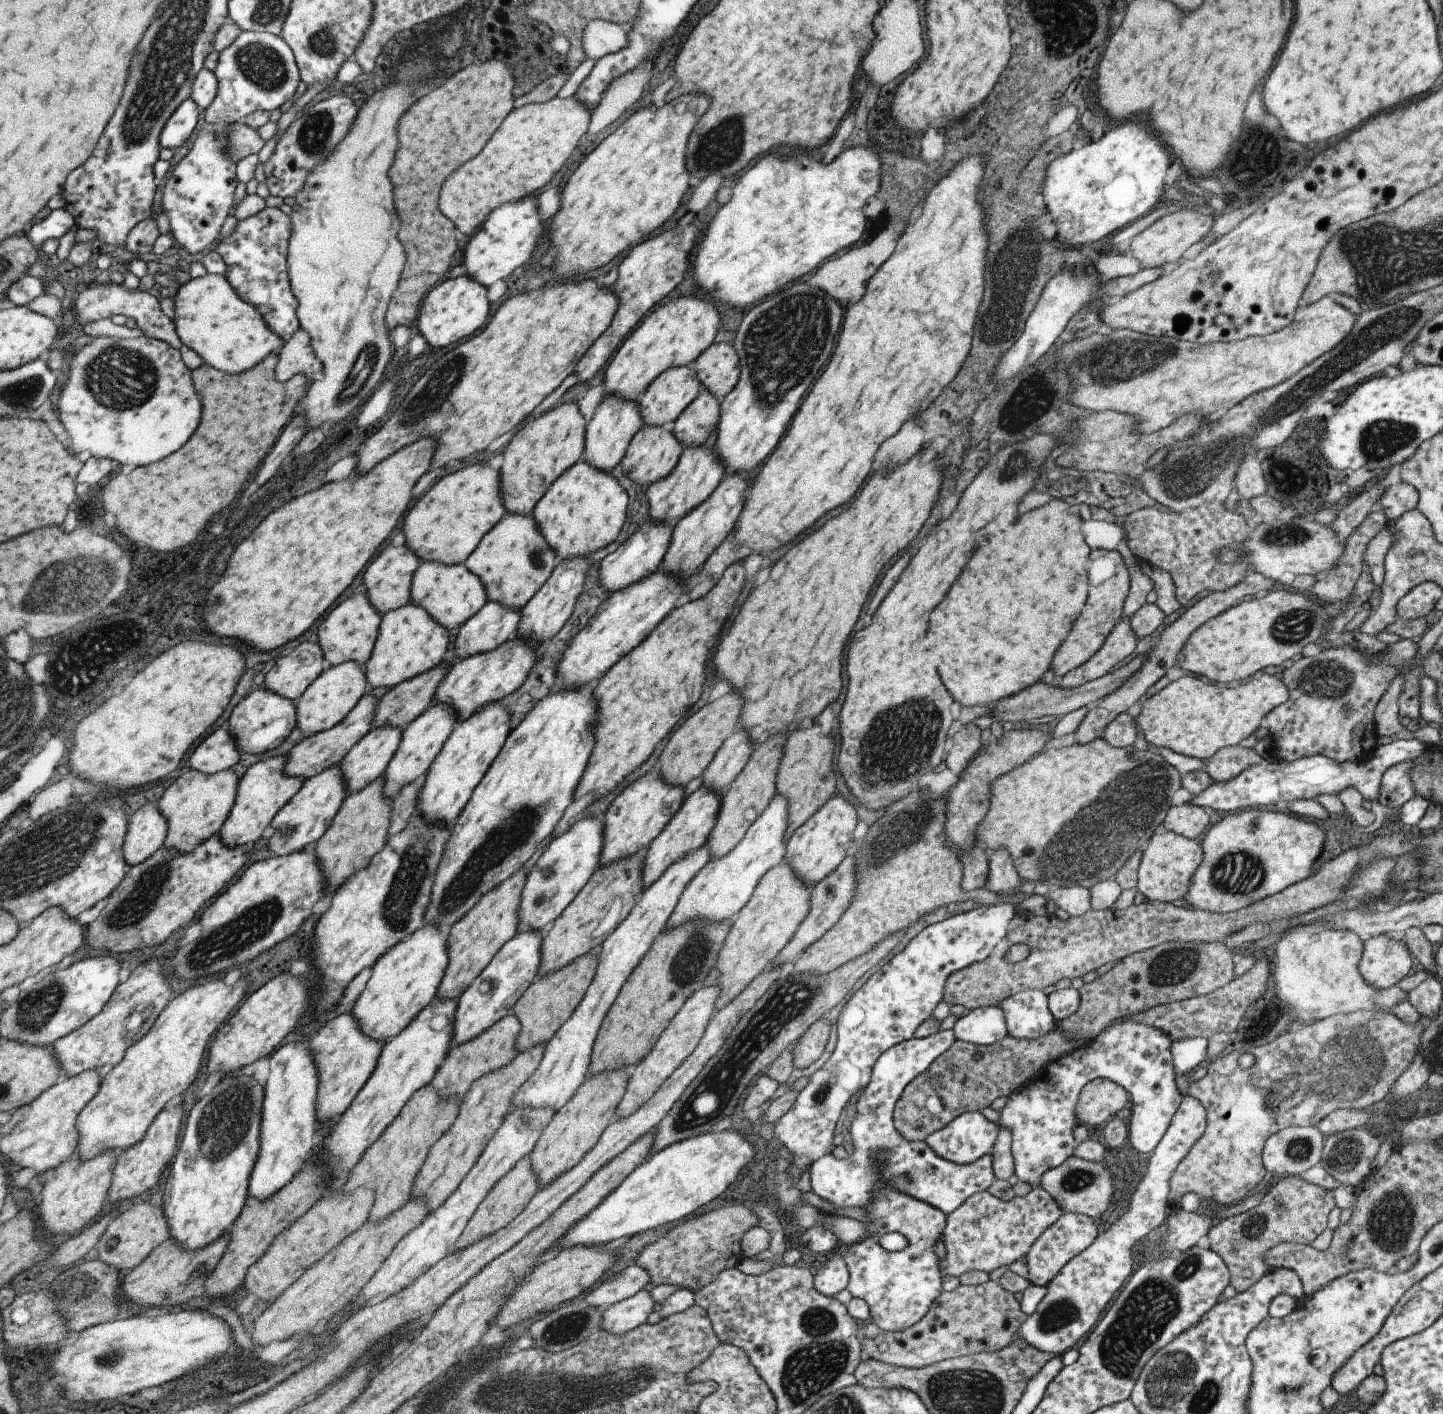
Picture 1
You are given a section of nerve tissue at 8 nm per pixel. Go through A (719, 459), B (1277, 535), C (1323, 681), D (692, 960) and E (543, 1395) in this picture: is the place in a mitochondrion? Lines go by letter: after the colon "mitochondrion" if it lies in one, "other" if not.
A: other
B: mitochondrion
C: mitochondrion
D: mitochondrion
E: mitochondrion

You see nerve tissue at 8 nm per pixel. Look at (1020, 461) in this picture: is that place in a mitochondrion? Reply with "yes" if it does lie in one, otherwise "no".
yes

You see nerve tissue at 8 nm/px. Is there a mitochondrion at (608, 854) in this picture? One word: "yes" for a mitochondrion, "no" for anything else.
no

